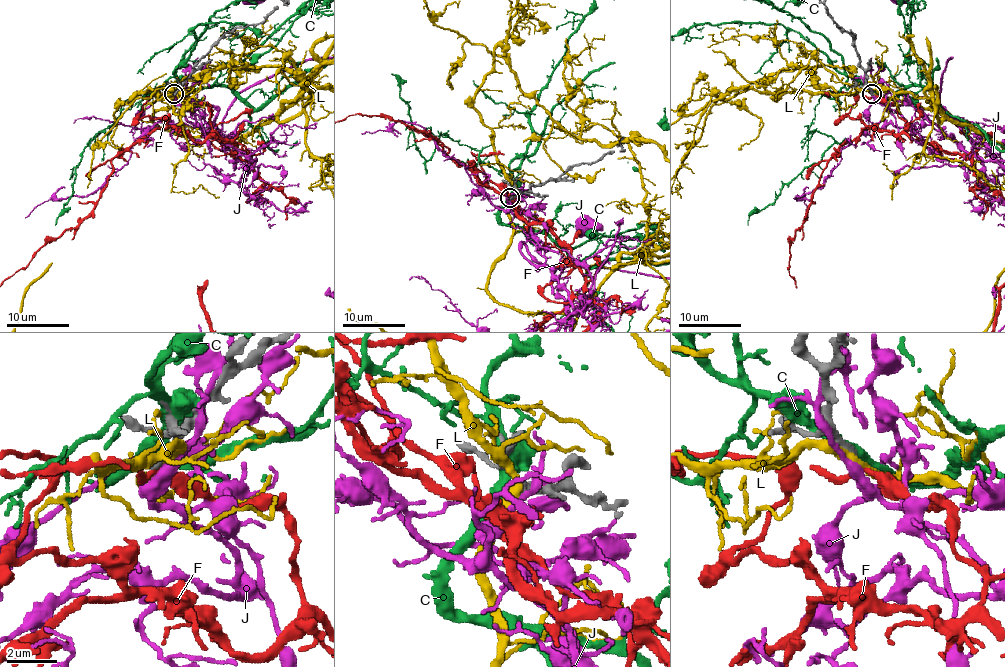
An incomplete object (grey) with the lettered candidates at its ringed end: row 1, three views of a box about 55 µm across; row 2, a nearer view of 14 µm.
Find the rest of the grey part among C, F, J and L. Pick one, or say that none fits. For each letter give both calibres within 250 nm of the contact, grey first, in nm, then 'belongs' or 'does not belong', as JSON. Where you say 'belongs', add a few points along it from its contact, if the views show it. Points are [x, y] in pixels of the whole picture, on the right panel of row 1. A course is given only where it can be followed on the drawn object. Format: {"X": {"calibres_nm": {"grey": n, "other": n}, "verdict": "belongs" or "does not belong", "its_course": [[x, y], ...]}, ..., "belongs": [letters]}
{"C": {"calibres_nm": {"grey": 500, "other": 550}, "verdict": "does not belong"}, "F": {"calibres_nm": {"grey": 420, "other": 220}, "verdict": "does not belong"}, "J": {"calibres_nm": {"grey": 440, "other": 400}, "verdict": "does not belong"}, "L": {"calibres_nm": {"grey": 480, "other": 400}, "verdict": "does not belong"}, "belongs": []}

